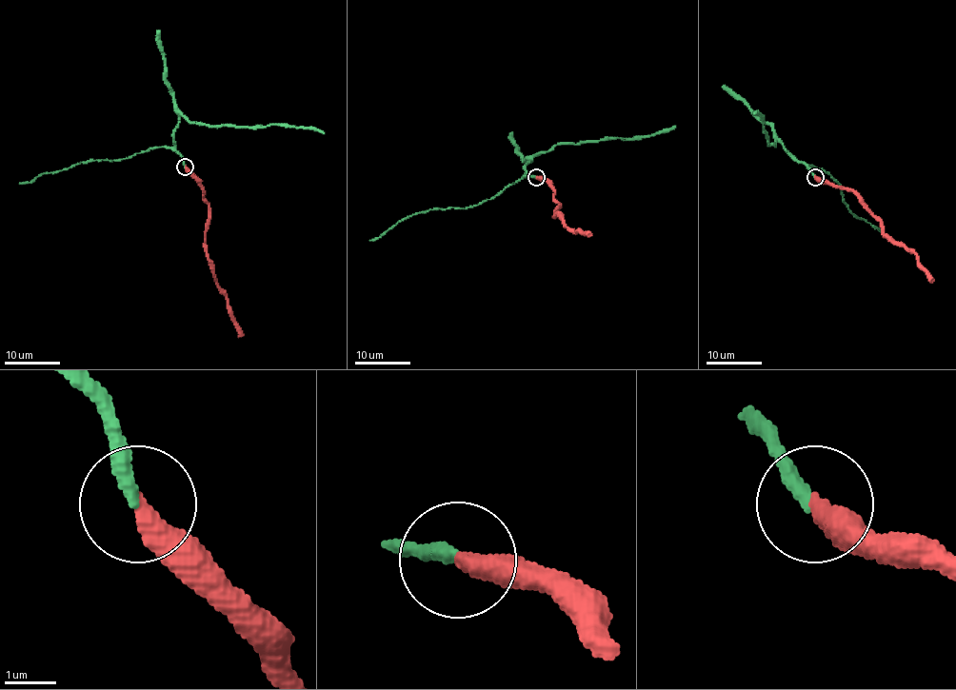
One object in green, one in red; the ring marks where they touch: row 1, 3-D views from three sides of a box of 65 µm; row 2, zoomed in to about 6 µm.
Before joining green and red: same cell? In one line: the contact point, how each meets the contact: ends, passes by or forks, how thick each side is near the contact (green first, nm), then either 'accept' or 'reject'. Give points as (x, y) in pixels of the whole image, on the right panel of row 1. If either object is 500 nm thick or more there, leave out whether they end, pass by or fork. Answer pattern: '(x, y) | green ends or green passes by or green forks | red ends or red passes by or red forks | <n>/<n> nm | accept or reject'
(815, 177) | green ends | red ends | 280/400 nm | accept

